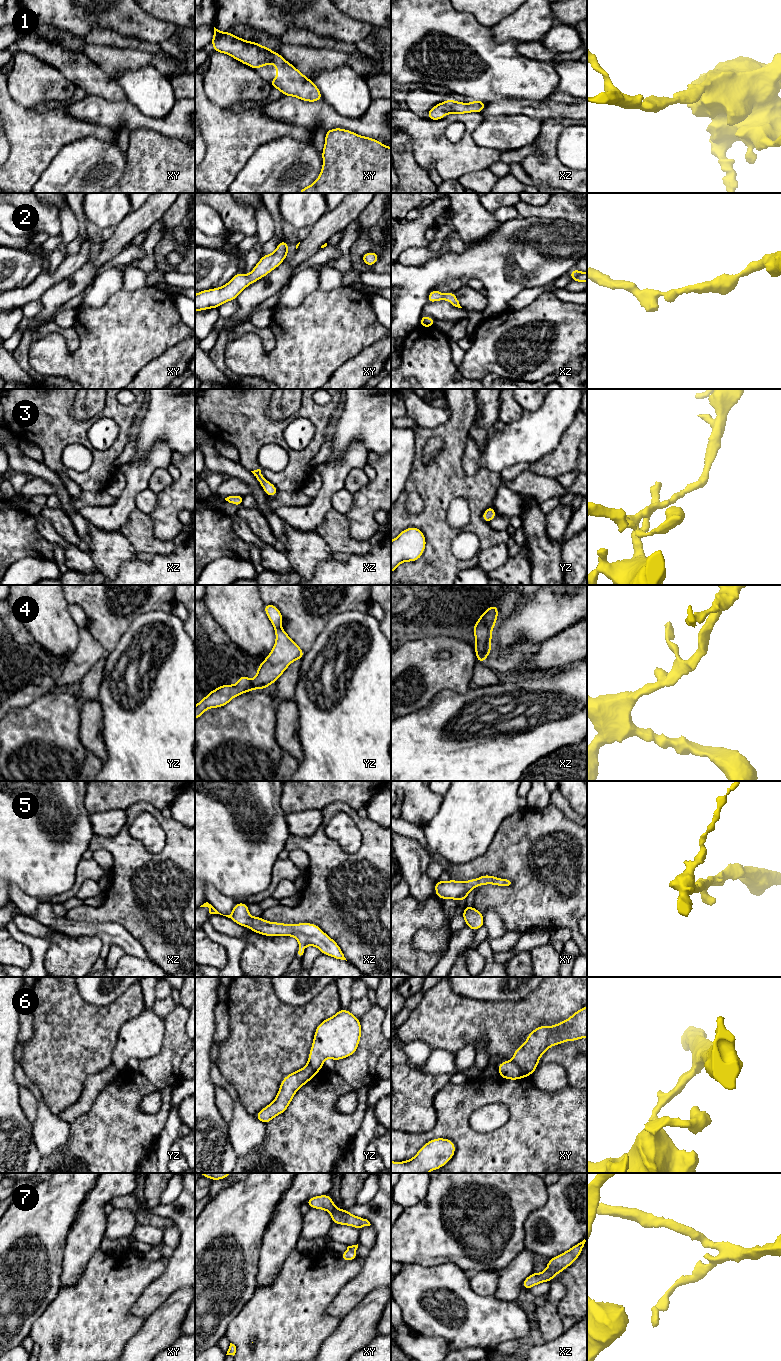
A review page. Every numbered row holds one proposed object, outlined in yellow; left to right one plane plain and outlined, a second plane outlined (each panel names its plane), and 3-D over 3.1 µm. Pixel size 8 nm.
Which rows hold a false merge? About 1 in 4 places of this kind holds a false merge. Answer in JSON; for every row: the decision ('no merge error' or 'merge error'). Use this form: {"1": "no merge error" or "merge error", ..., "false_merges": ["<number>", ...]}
{"1": "no merge error", "2": "no merge error", "3": "no merge error", "4": "no merge error", "5": "no merge error", "6": "merge error", "7": "no merge error", "false_merges": ["6"]}

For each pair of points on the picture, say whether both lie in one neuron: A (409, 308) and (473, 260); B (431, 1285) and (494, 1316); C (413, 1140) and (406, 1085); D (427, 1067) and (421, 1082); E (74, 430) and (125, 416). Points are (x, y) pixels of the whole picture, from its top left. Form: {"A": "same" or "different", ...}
{"A": "same", "B": "same", "C": "different", "D": "different", "E": "same"}

